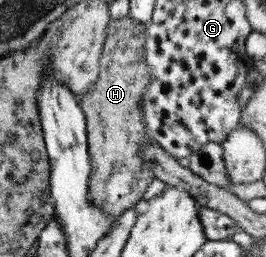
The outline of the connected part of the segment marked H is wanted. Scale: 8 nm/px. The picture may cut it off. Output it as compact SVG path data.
M128 16L111 19L107 25L100 53L99 75L90 90L87 90L83 95L75 95L85 118L87 153L90 158L87 200L104 214L118 216L123 210L136 204L142 198L147 184L153 178L152 171L142 163L139 154L140 145L156 143L153 138L147 135L139 109L139 100L149 81L149 75L145 72L145 63L143 62L144 34L145 25Z

